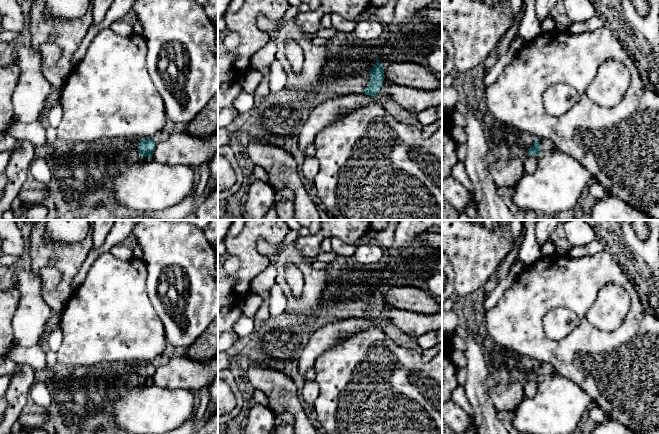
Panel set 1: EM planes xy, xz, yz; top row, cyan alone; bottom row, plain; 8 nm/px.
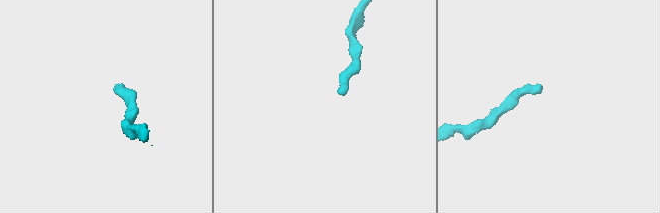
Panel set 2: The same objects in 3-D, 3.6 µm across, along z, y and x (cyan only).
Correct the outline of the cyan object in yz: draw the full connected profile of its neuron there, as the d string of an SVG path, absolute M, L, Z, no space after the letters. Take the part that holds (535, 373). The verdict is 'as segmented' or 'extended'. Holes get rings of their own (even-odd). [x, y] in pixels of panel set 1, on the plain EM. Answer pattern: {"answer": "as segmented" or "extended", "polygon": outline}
{"answer": "extended", "polygon": "M537 363L533 370L530 371L528 379L540 379L556 374L556 370L548 363Z"}

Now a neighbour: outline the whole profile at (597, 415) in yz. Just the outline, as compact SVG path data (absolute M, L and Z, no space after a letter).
M595 404L589 408L589 417L595 424L601 424L610 418L598 405Z

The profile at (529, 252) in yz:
M536 220L522 221L524 232L519 244L518 258L525 266L530 266L542 257L542 250L535 237Z

